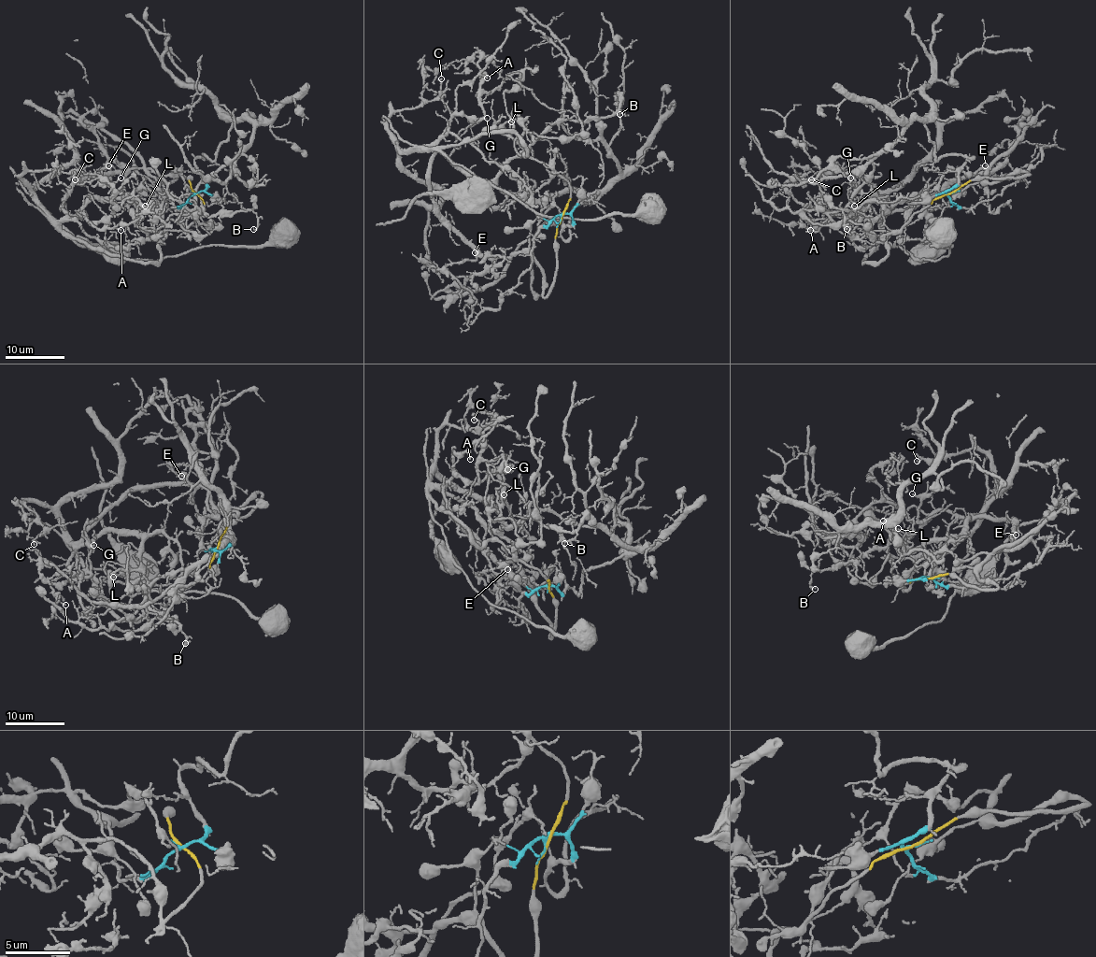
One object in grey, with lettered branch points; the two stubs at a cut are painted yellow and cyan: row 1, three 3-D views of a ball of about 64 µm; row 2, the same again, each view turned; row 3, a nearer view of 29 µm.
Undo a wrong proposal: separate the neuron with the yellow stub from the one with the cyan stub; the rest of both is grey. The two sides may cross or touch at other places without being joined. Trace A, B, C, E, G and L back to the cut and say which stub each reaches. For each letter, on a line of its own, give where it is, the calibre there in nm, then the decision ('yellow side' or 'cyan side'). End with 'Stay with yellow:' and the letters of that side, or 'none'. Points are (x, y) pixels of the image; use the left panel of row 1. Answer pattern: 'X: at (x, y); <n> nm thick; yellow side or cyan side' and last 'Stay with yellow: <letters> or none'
A: at (120, 230); 130 nm thick; yellow side
B: at (253, 229); 130 nm thick; yellow side
C: at (75, 179); 140 nm thick; yellow side
E: at (108, 165); 80 nm thick; yellow side
G: at (120, 178); 130 nm thick; yellow side
L: at (145, 206); 120 nm thick; yellow side
Stay with yellow: A, B, C, E, G, L

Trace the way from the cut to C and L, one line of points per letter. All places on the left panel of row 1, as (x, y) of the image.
C: (194, 192), (204, 210), (188, 225), (173, 194), (135, 189), (53, 220), (21, 177), (52, 169), (76, 179)
L: (194, 192), (204, 203), (204, 210), (183, 230), (148, 231), (152, 231), (153, 221), (146, 214), (145, 207)

